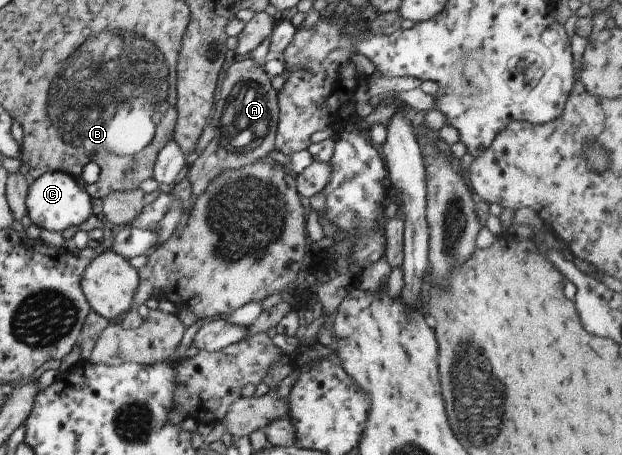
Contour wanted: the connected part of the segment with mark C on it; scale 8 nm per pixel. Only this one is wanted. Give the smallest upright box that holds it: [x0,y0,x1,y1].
[25,172,90,232]

